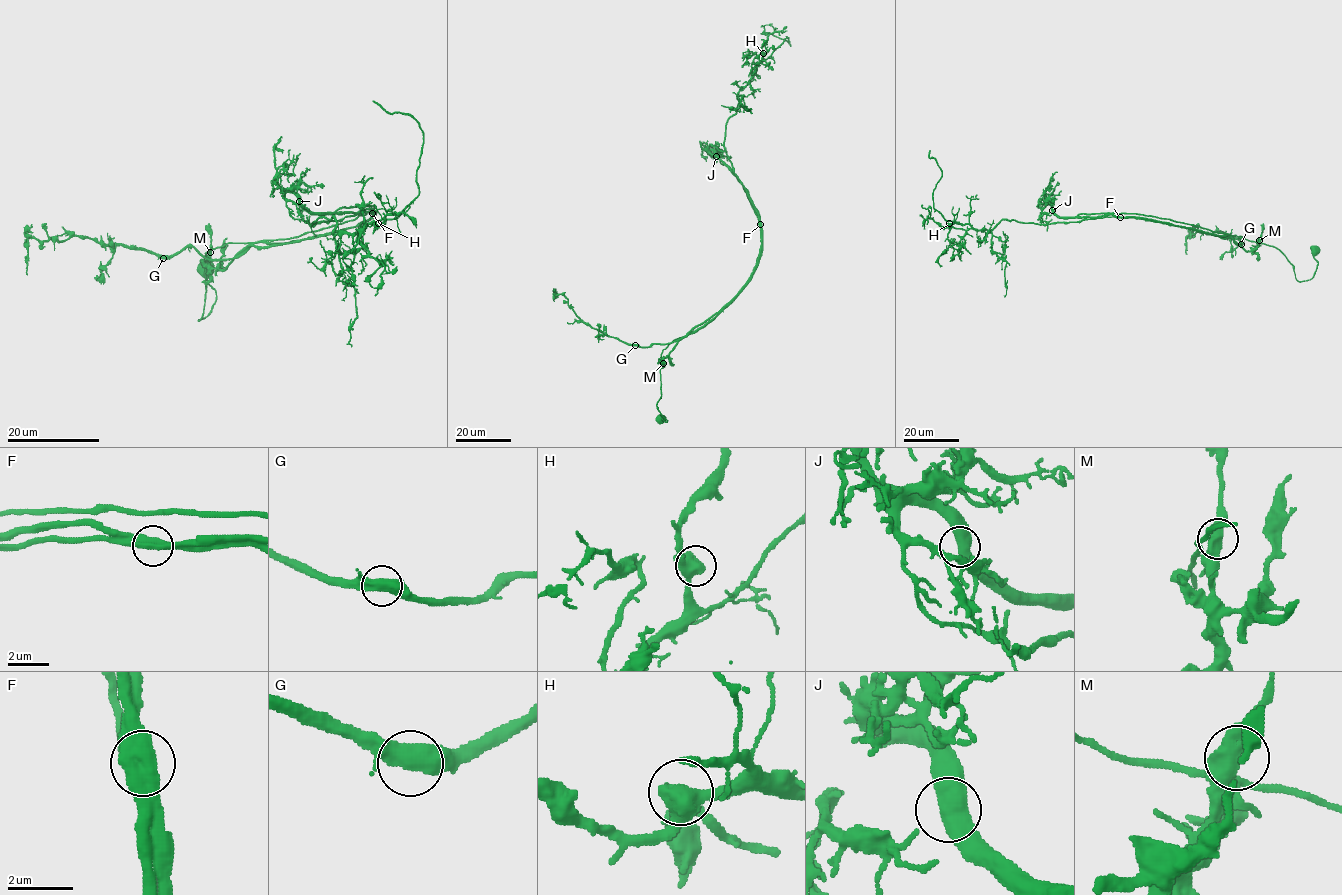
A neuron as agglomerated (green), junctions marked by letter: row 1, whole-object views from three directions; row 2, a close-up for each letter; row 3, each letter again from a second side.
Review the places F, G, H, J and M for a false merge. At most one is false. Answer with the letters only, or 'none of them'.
F

